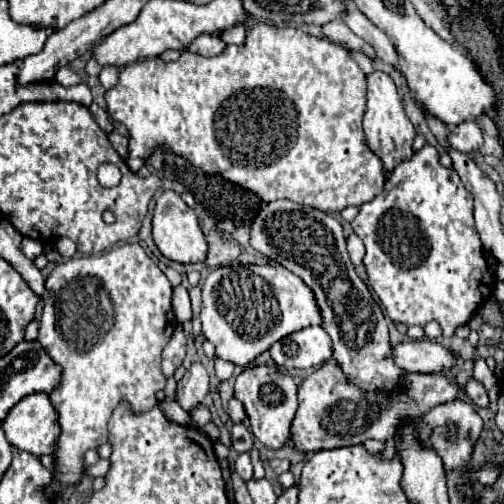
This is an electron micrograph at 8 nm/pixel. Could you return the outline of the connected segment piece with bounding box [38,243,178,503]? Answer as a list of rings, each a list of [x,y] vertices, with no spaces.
[[[124,243],[120,245],[118,249],[112,249],[112,251],[106,251],[102,255],[88,255],[88,257],[80,257],[80,259],[68,259],[60,265],[54,267],[54,271],[48,275],[46,279],[46,293],[42,297],[42,317],[40,317],[40,333],[38,333],[38,341],[40,345],[44,347],[44,351],[48,353],[48,357],[52,361],[56,361],[60,367],[62,367],[62,379],[60,379],[60,385],[52,389],[52,393],[48,393],[50,397],[50,403],[52,407],[56,409],[58,413],[58,425],[60,425],[60,437],[58,437],[58,443],[56,443],[56,451],[54,451],[54,459],[56,459],[56,465],[54,465],[54,471],[52,471],[52,481],[44,487],[44,497],[50,501],[50,503],[56,503],[62,499],[62,493],[80,483],[86,475],[86,463],[84,463],[84,453],[88,449],[96,449],[100,447],[102,443],[108,443],[108,421],[114,413],[114,409],[118,407],[118,403],[122,401],[128,401],[130,403],[130,411],[136,413],[136,415],[142,415],[146,411],[150,411],[158,399],[156,399],[156,393],[160,389],[164,389],[166,385],[166,377],[160,369],[160,353],[162,349],[166,347],[168,339],[172,337],[174,329],[176,329],[176,317],[172,315],[172,287],[166,279],[166,275],[156,267],[156,263],[144,253],[144,249],[138,245],[138,243]]]

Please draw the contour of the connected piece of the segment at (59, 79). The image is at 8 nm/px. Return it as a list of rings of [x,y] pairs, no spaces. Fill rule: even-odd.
[[[62,67],[62,69],[56,73],[54,81],[56,81],[56,83],[60,83],[60,85],[64,85],[64,87],[70,87],[70,85],[80,83],[80,81],[82,81],[82,77],[80,77],[72,67]]]

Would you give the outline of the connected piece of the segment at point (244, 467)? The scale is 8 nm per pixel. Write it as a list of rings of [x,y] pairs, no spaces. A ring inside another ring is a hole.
[[[240,453],[240,457],[236,459],[236,473],[248,481],[252,479],[252,461],[250,461],[250,455],[248,453]]]

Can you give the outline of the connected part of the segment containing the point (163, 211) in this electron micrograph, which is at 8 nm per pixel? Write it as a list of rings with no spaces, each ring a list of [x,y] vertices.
[[[164,191],[156,199],[156,209],[154,209],[154,219],[152,219],[152,235],[154,235],[154,243],[160,249],[160,253],[170,261],[184,263],[184,265],[206,261],[208,245],[206,245],[206,239],[198,225],[196,213],[174,191]]]

